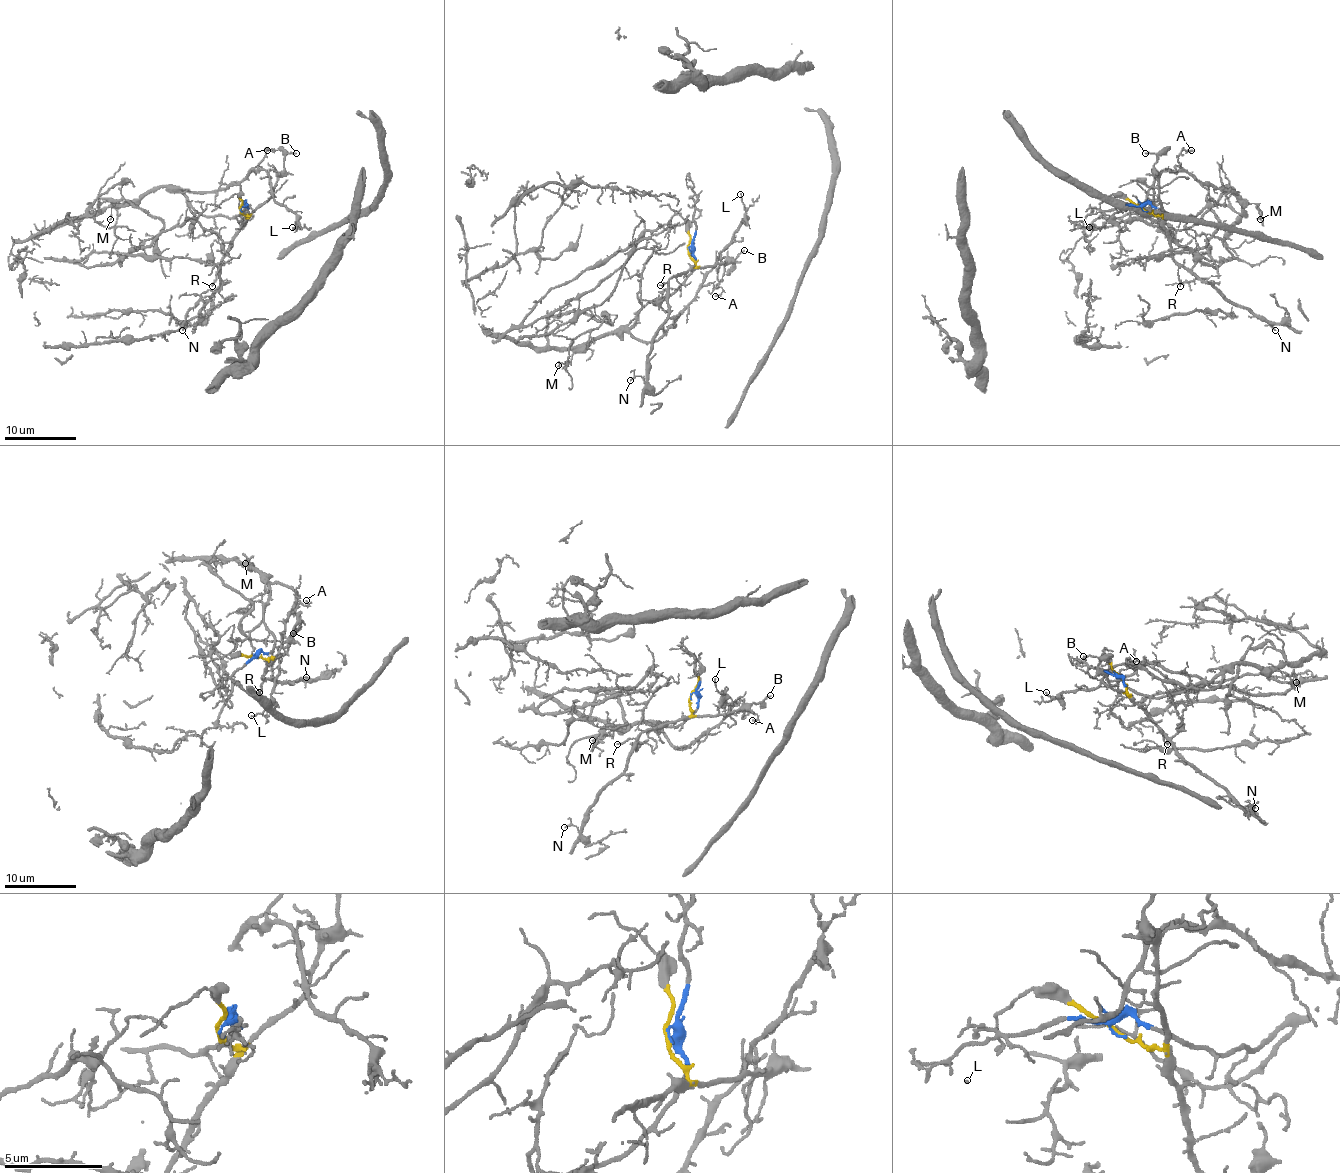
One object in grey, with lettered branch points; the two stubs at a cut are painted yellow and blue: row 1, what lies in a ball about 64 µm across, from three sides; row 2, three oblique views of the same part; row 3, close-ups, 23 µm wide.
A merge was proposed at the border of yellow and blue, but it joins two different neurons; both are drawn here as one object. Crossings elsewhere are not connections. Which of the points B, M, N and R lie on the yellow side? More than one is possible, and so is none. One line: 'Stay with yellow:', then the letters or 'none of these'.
Stay with yellow: B, N, R

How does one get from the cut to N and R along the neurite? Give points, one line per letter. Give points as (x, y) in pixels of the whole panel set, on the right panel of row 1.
N: (1144, 211), (1160, 216), (1169, 241), (1169, 254), (1180, 265), (1276, 329)
R: (1144, 211), (1162, 218), (1169, 254), (1178, 266), (1180, 286)

